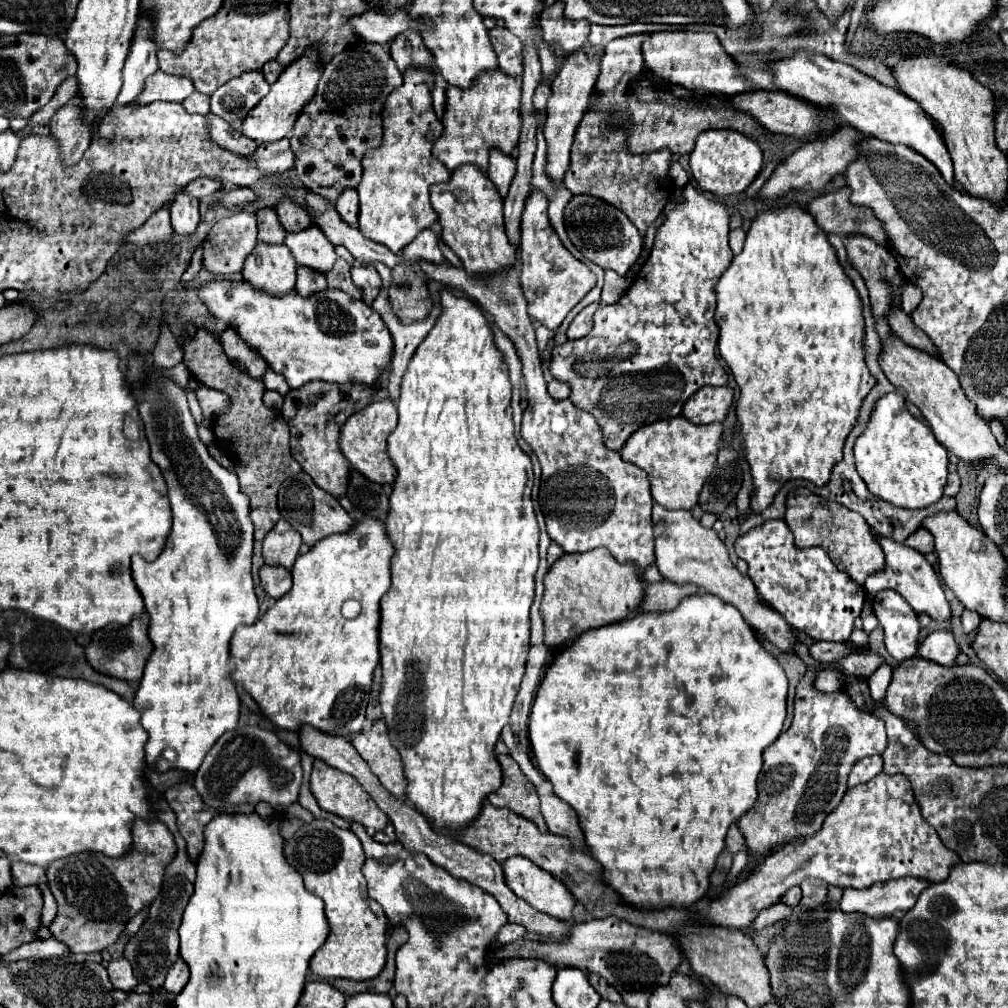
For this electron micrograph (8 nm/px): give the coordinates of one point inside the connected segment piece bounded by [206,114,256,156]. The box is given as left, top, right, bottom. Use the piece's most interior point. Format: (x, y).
(222, 133)

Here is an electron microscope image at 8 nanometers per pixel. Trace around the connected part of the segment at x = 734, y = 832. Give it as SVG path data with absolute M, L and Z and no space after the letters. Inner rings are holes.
M736 824L730 826L728 830L728 836L726 836L726 850L730 854L736 854L738 850L742 850L742 836L740 836L740 830L736 828Z

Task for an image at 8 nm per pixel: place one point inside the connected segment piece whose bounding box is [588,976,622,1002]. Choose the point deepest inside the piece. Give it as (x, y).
(602, 987)

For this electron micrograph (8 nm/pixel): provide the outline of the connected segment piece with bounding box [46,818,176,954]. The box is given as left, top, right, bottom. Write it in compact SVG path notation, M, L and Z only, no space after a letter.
M154 818L150 822L134 822L134 846L124 858L86 852L52 862L46 874L50 878L48 886L58 902L58 914L50 926L54 938L76 954L102 952L112 946L126 922L148 908L160 894L164 872L174 856L174 836L158 818Z

